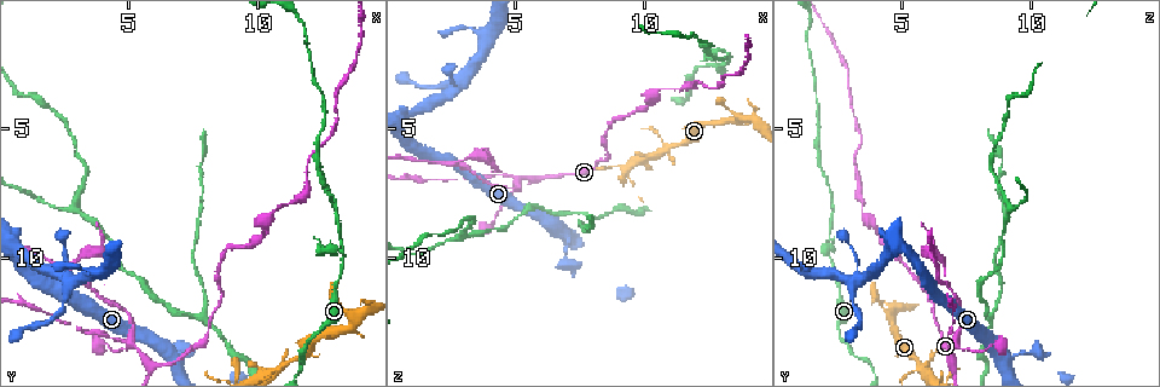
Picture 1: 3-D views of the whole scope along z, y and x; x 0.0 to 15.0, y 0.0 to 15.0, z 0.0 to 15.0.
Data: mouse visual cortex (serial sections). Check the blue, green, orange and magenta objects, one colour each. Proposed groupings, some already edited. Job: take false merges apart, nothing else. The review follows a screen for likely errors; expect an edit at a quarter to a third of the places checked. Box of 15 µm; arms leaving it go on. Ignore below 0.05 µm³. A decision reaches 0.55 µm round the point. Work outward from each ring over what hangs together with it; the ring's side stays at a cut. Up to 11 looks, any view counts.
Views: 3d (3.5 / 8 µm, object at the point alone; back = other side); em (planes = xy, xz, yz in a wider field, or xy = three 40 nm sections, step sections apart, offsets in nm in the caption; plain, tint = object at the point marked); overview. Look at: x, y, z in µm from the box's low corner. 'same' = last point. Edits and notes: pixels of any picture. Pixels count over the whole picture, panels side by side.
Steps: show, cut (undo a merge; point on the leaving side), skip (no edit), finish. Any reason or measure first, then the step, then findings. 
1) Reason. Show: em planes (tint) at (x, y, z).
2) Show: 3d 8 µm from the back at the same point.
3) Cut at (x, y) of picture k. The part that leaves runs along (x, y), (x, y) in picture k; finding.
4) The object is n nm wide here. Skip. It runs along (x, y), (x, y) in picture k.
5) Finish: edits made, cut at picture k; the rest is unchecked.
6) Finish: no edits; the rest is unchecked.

A fork. Show: 3d 8 µm at (13.7, 12.3, 4.7).

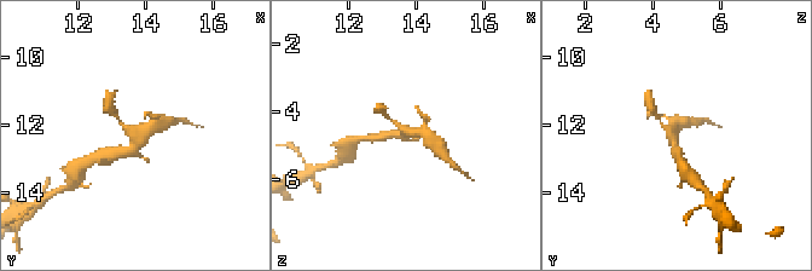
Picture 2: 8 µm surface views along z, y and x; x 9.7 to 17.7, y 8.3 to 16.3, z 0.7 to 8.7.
Shape alone is not enough. Show: em xy step 5 (tint) at (13.7, 12.3, 4.6).

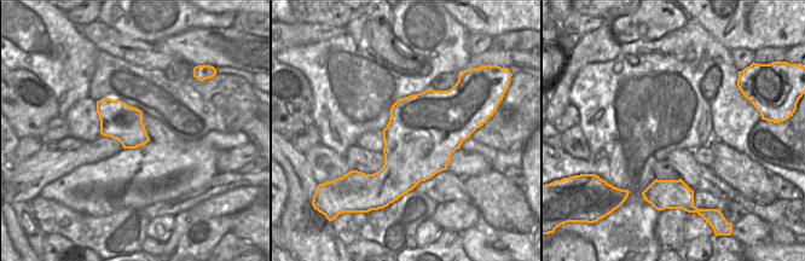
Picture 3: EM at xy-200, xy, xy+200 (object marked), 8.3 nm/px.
Skip. It runs along (110, 154), (164, 122) in picture 2; all the same cell.

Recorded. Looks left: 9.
Looks like a crossing. Show: 3d 8 µm at (2.8, 11.1, 3.1).

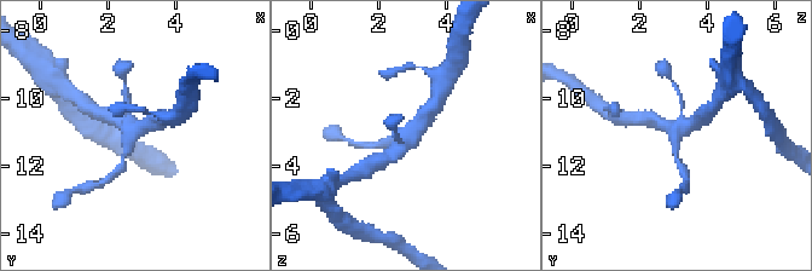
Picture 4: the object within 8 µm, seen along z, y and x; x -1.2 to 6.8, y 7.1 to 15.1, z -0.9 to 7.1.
Show: 3d 3.5 µm at (2.7, 11.0, 3.0).

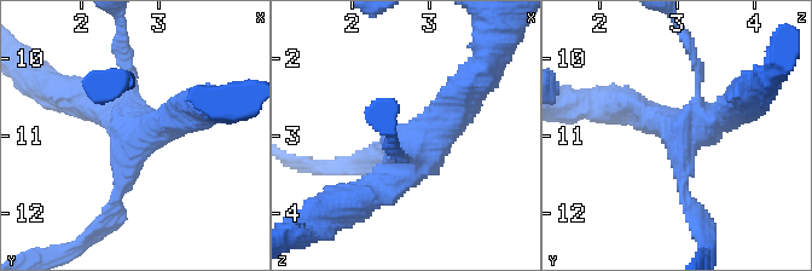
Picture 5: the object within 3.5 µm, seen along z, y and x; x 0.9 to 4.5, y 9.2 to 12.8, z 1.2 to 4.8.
4 arms meet here; the arms are 150, 150, 400, 450 nm wide; now the EM. Show: em xy step 1 (tint) at (2.65, 11.05, 3.10).

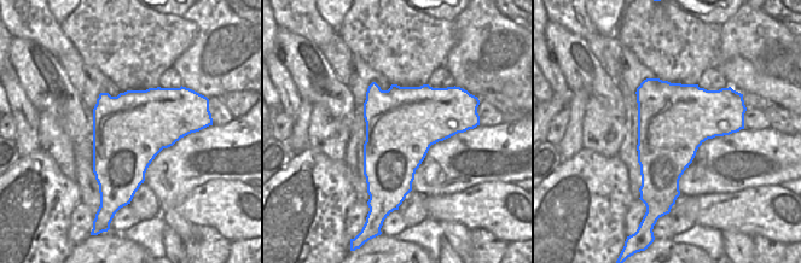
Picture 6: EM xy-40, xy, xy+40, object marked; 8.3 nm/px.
Skip. It runs along (358, 202), (402, 171), (465, 93) in picture 5; one cell here.

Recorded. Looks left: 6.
Four arms meet. Show: 3d 8 µm at (5.2, 13.3, 7.1).

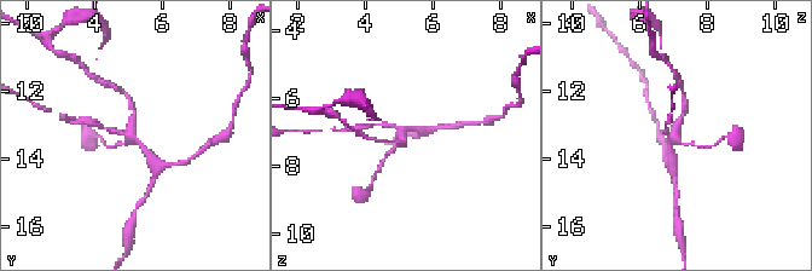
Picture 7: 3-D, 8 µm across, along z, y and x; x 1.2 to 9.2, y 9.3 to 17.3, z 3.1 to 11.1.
4 arms meet here; the arms are 100, 150, 150, 300 nm wide; now the EM. Show: em xy step 1 (tint) at (5.1, 13.3, 7.1).

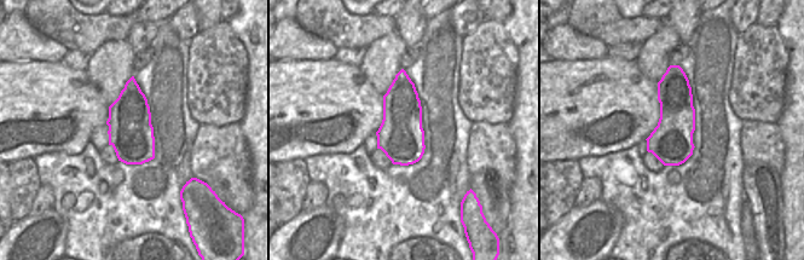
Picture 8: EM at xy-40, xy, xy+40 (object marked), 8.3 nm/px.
Cut at (684, 110) of picture 7. The part that leaves runs along (672, 140), (685, 113), (684, 93) in picture 7; two cells meet here.

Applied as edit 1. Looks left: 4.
See it whole again. Show: overview.

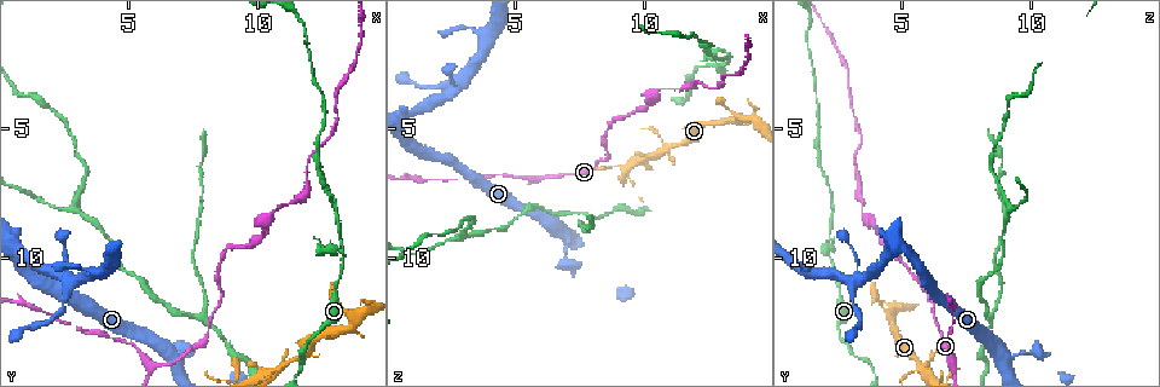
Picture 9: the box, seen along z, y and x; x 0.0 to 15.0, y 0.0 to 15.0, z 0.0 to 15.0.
Sharp bend. Show: 3d 3.5 µm at (13.3, 9.7, 2.1).

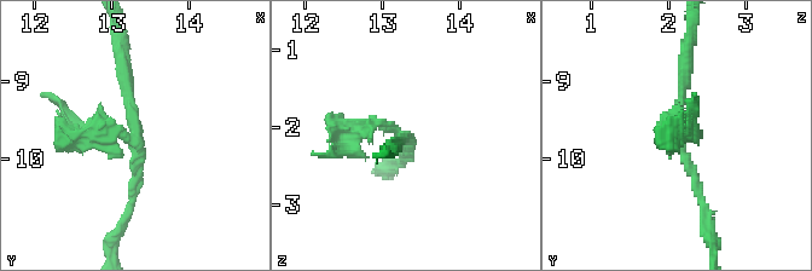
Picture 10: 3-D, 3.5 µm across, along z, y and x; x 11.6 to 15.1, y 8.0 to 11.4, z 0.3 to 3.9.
Shape alone is not enough. Show: em planes (tint) at (13.25, 9.75, 2.15).

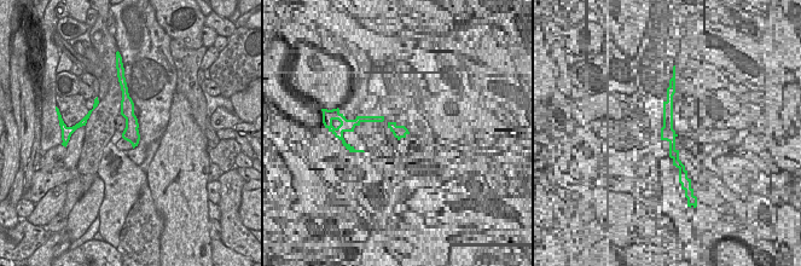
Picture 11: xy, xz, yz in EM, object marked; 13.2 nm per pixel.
Cut at (665, 116) of picture 10. Two cells meet here.

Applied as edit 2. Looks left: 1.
Finish: edits made, cut at picture 7, cut at picture 10; the rest is unchecked.

